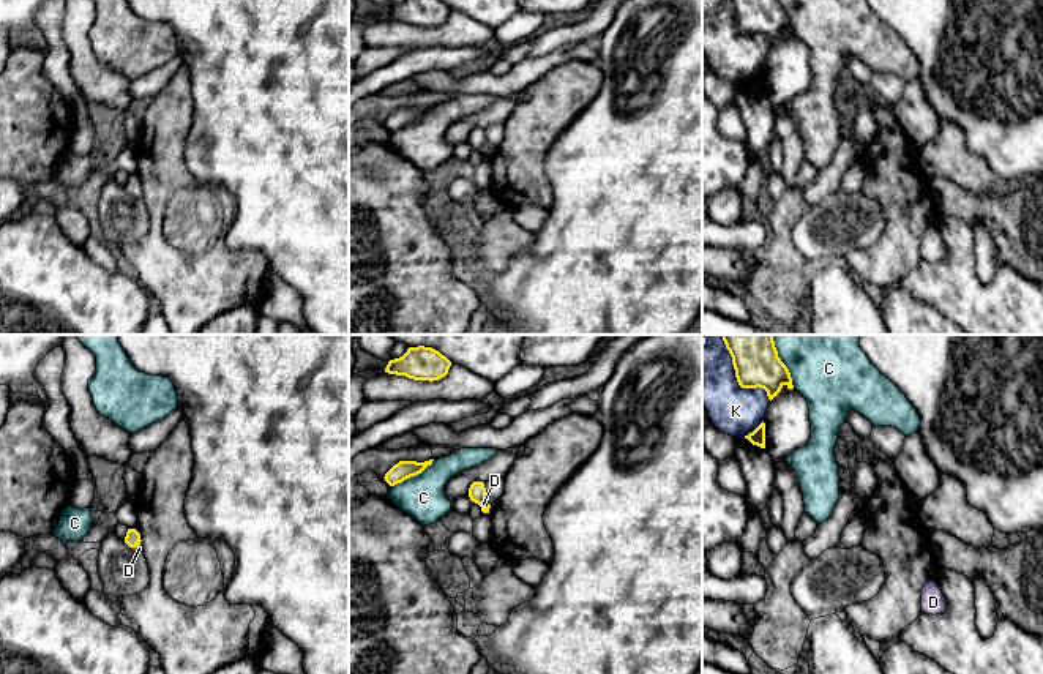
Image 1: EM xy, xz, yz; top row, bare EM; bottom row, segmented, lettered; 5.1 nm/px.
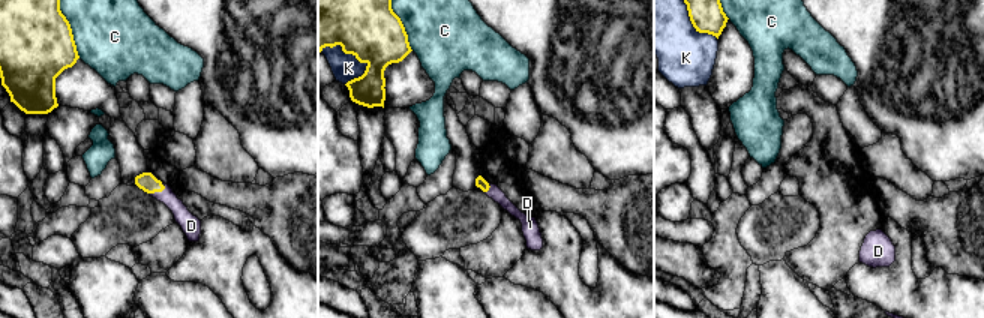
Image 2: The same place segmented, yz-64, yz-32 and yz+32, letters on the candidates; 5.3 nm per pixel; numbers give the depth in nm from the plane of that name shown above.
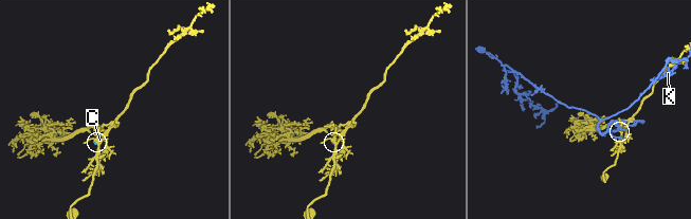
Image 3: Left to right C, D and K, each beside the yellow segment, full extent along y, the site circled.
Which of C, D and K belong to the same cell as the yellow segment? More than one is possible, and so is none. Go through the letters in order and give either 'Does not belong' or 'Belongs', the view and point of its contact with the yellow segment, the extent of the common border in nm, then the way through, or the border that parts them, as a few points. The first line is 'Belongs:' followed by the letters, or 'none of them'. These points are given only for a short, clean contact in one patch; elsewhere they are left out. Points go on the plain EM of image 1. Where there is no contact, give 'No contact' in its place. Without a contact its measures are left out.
Belongs: D
C: Does not belong. Touches yellow at xz (412, 122). Shared border 260 nm
D: Belongs. Touches yellow at xz (488, 155). Shared border 70 nm. Path across: xz (477, 138), (488, 155), (483, 150)
K: Does not belong. Touches yellow at yz (742, 33). Shared border 320 nm

